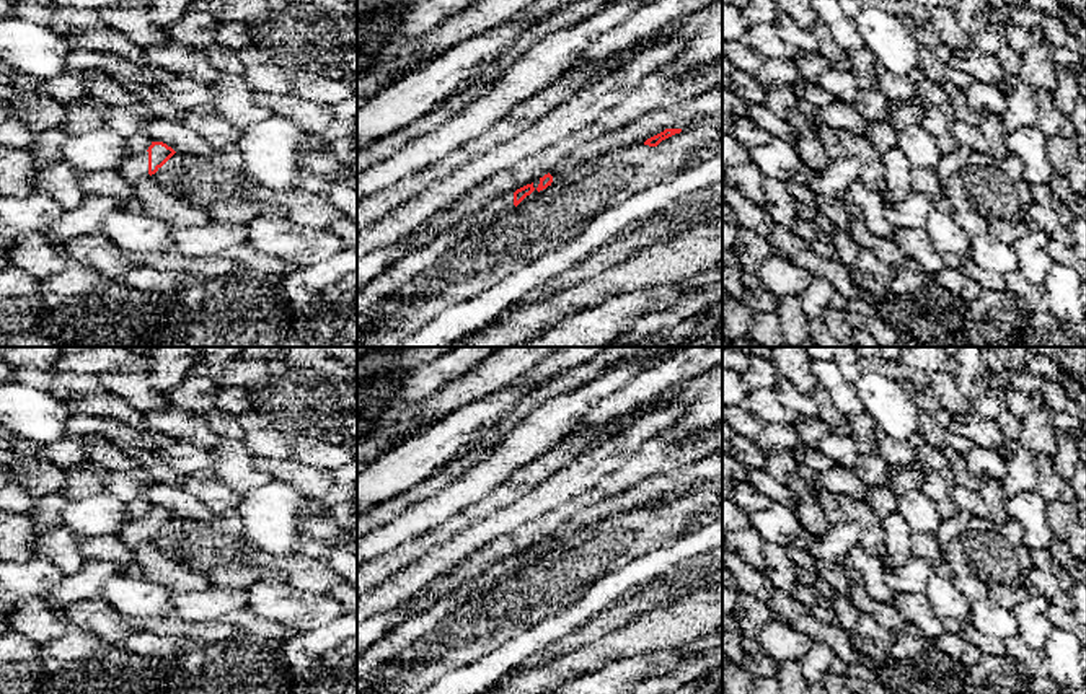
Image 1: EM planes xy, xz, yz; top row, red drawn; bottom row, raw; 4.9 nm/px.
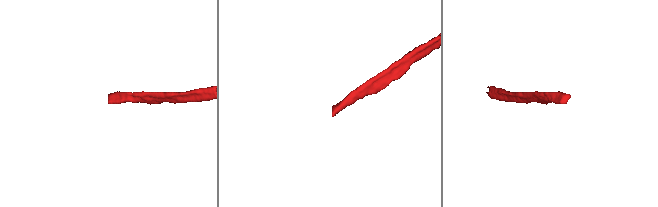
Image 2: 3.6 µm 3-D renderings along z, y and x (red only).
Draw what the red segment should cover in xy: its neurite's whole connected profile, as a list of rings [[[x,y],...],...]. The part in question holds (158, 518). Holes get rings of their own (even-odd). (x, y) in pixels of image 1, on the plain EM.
[[[152,507],[147,516],[130,520],[121,538],[130,549],[135,567],[134,572],[148,578],[148,542],[155,539],[176,516],[163,507]]]

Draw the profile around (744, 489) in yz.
[[[748,481],[734,482],[729,499],[747,513],[768,510],[775,505],[771,499],[760,494]]]

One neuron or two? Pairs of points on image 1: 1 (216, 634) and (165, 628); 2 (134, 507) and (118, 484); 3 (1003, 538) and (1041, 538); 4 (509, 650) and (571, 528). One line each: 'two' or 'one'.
1: one
2: one
3: two
4: two

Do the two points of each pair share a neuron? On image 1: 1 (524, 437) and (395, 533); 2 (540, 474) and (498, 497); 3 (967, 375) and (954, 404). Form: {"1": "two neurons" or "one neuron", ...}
{"1": "one neuron", "2": "one neuron", "3": "two neurons"}

